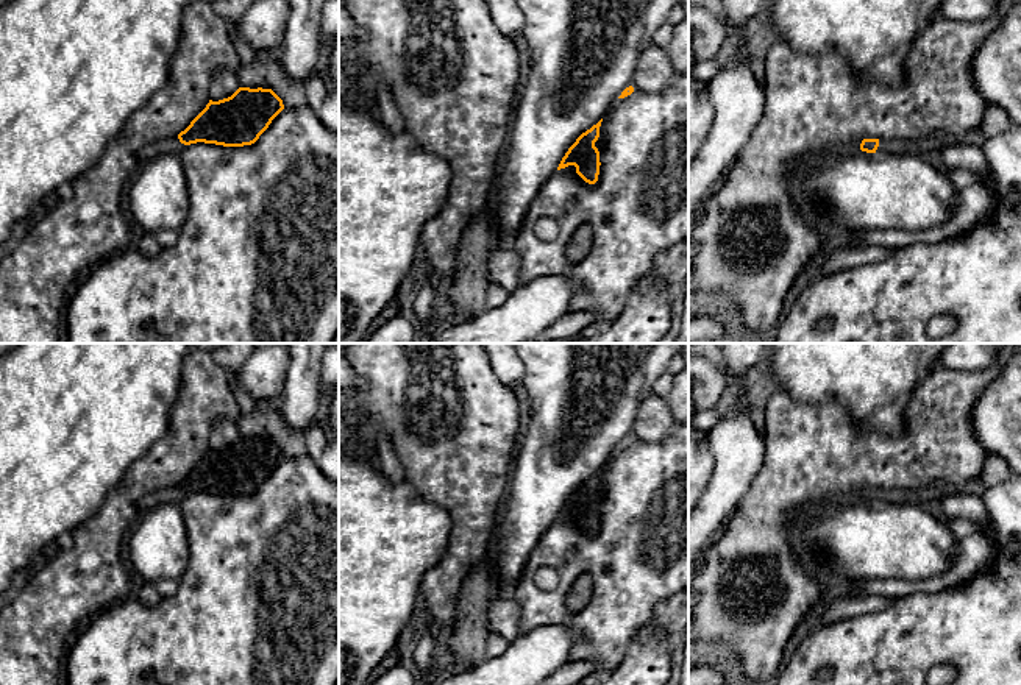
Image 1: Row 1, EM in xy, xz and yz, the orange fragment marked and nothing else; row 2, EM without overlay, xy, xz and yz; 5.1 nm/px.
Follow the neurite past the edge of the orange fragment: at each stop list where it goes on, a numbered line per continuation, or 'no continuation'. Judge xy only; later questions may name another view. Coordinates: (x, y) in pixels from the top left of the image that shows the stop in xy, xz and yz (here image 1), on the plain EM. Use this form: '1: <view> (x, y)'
1: xy (170, 495)

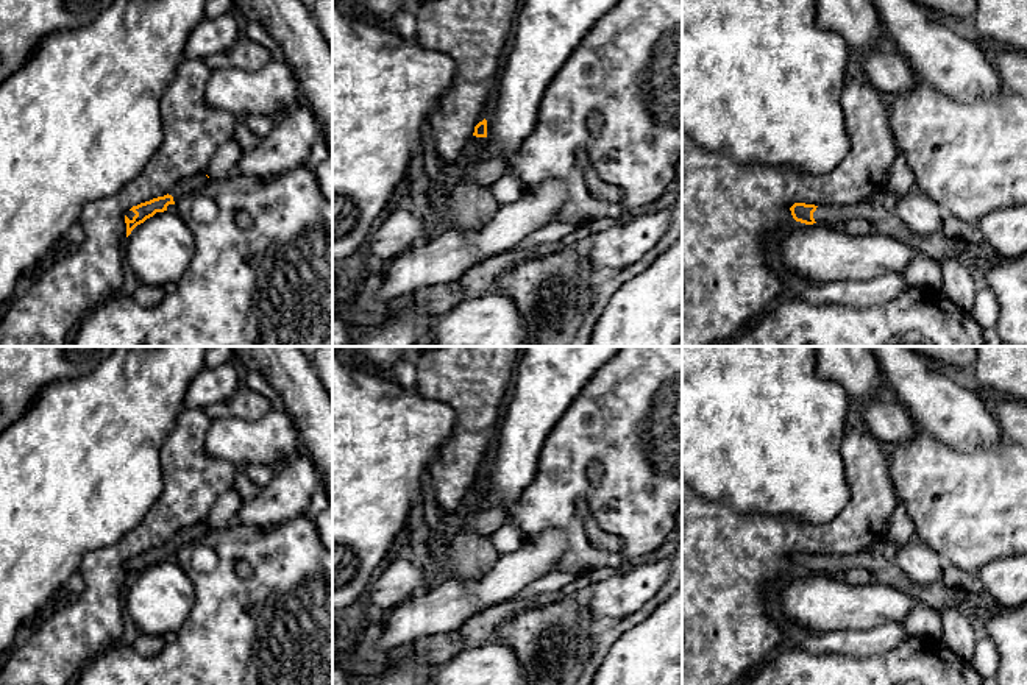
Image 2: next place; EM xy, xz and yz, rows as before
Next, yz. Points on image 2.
1: yz (937, 595)

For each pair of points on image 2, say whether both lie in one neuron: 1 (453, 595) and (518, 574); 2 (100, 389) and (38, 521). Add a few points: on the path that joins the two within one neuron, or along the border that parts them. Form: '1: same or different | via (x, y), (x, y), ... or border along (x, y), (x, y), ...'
1: same | via (469, 595), (479, 595), (503, 582)
2: same | via (88, 422), (88, 443), (80, 462), (53, 489)

